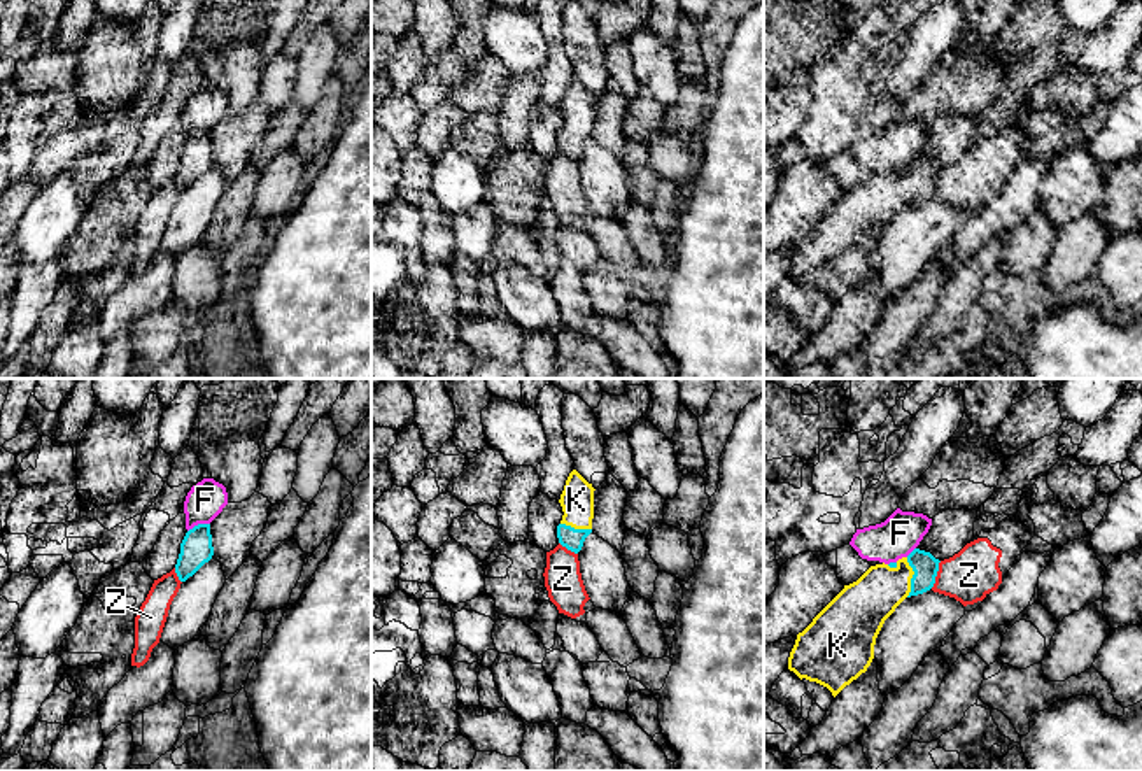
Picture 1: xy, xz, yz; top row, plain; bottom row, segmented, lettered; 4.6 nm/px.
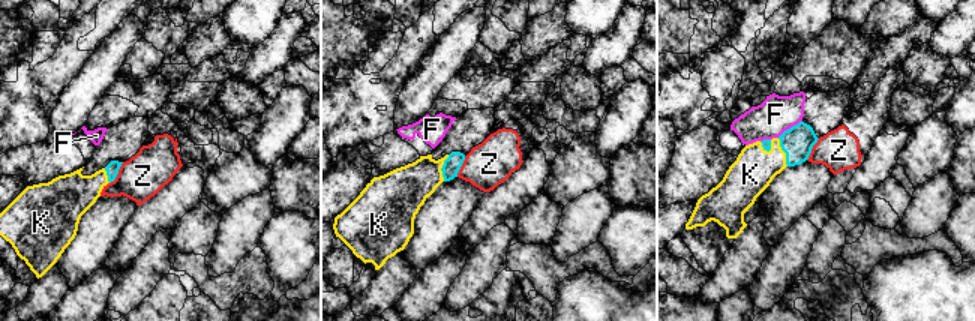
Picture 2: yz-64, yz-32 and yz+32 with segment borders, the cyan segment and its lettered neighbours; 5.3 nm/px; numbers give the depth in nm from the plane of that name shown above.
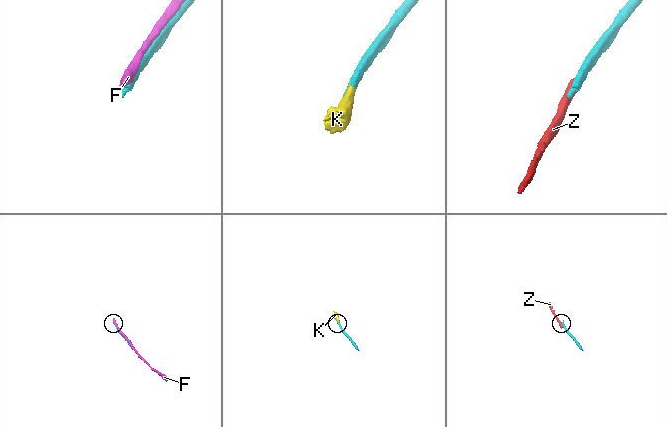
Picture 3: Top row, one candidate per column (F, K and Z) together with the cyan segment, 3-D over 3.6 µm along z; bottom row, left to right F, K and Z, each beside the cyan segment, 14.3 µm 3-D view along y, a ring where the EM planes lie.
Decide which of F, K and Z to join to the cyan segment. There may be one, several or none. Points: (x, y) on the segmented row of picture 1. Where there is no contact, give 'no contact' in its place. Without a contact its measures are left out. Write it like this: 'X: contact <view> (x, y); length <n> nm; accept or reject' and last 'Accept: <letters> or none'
F: contact xy (198, 524); length 110 nm; reject
K: contact yz (913, 577); length 180 nm; accept
Z: contact yz (936, 575); length 140 nm; reject
Accept: K

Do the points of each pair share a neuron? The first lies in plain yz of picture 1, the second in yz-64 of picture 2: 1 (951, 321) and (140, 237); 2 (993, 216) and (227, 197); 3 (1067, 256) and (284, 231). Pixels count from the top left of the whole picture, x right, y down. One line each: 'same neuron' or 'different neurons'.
1: different neurons
2: different neurons
3: different neurons

